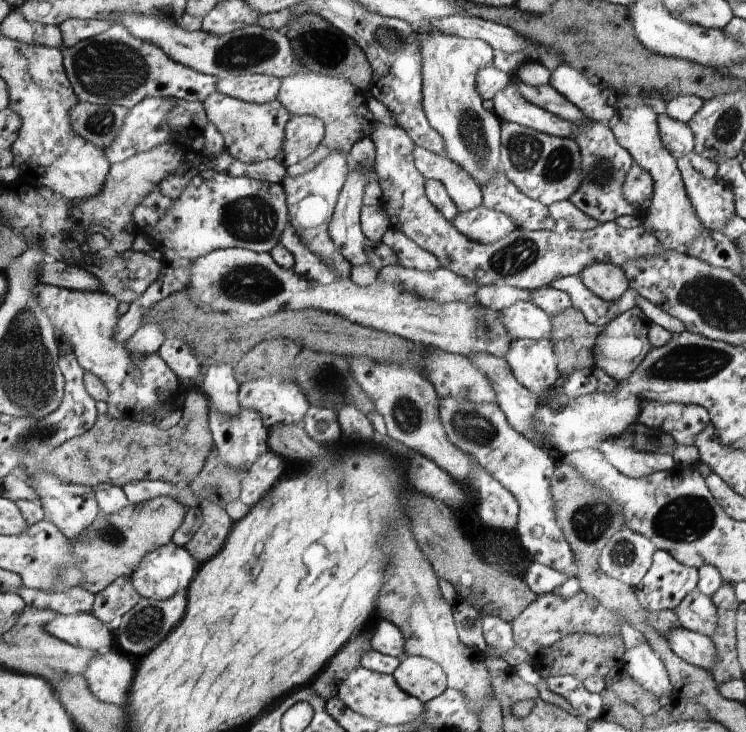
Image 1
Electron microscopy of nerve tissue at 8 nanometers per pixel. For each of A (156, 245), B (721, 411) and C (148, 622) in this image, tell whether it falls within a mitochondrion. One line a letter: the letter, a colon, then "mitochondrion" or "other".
A: other
B: other
C: mitochondrion

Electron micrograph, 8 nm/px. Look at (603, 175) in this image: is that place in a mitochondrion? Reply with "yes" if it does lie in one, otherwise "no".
yes

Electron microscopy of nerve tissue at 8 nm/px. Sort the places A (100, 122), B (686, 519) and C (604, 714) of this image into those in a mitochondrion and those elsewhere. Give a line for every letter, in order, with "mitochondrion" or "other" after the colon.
A: mitochondrion
B: mitochondrion
C: other

